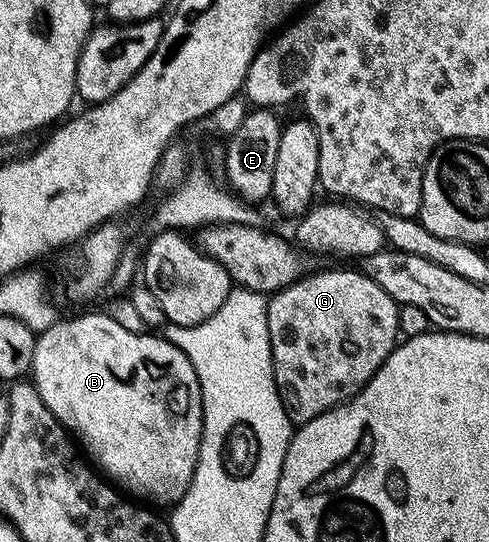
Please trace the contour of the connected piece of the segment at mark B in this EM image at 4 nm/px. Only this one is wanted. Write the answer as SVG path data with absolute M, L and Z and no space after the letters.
M101 311L101 313L81 313L78 317L67 318L66 321L65 318L58 319L51 327L44 329L38 336L37 346L35 347L35 359L31 370L31 380L33 386L39 391L43 403L47 403L51 415L55 415L58 423L76 434L79 441L79 436L81 436L82 442L80 441L80 444L83 449L83 444L85 444L86 450L84 449L84 452L87 454L88 460L114 486L120 487L126 494L132 495L142 502L152 503L154 506L166 505L166 507L172 507L183 499L183 495L195 475L195 467L199 459L199 451L201 450L203 403L201 402L199 379L195 375L195 366L191 363L191 359L187 359L187 355L178 345L173 344L172 340L165 338L164 341L163 338L157 336L161 335L154 335L149 331L143 333L127 331L121 324L115 323L115 319L111 319L108 312L105 311Z

